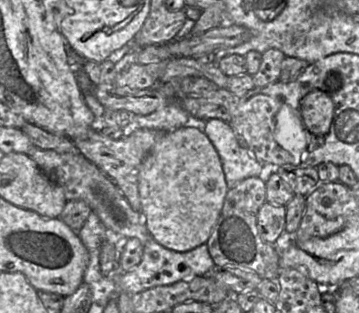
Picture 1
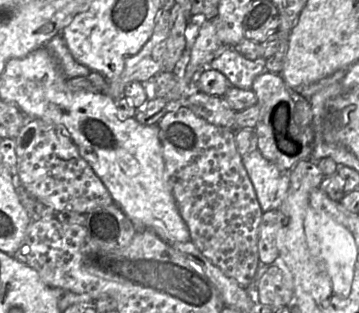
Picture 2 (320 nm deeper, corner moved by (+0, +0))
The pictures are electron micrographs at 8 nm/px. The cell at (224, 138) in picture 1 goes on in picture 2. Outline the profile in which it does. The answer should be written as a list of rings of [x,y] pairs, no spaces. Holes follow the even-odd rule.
[[[255,151],[242,156],[242,162],[254,186],[263,212],[272,209],[283,171]]]

